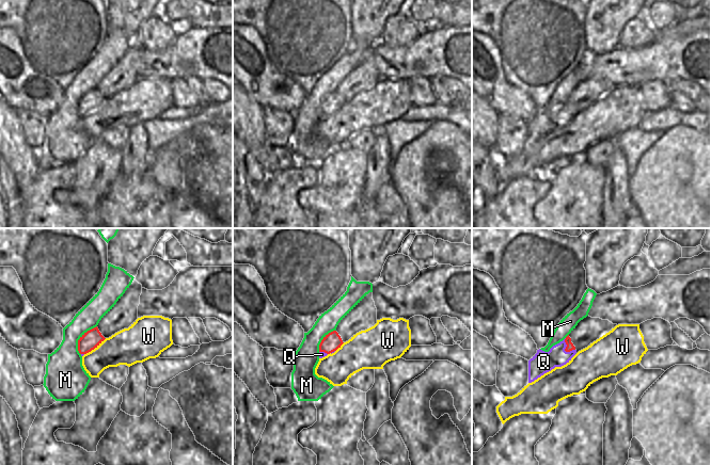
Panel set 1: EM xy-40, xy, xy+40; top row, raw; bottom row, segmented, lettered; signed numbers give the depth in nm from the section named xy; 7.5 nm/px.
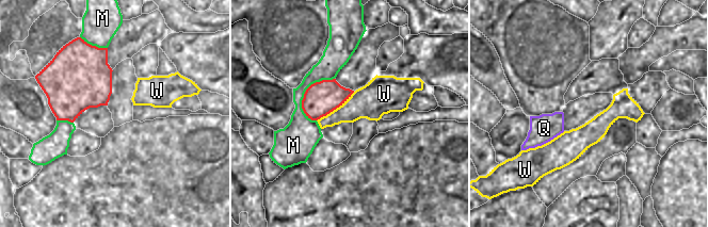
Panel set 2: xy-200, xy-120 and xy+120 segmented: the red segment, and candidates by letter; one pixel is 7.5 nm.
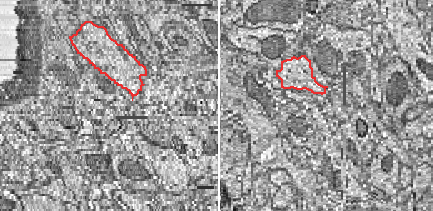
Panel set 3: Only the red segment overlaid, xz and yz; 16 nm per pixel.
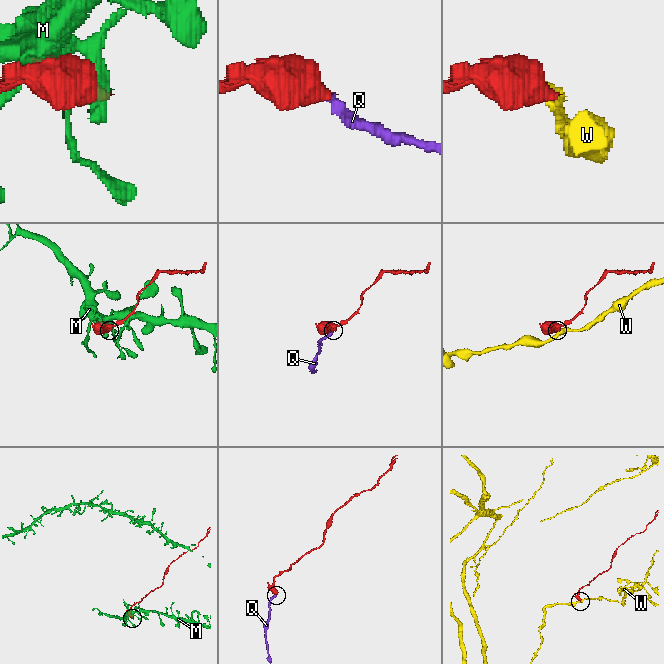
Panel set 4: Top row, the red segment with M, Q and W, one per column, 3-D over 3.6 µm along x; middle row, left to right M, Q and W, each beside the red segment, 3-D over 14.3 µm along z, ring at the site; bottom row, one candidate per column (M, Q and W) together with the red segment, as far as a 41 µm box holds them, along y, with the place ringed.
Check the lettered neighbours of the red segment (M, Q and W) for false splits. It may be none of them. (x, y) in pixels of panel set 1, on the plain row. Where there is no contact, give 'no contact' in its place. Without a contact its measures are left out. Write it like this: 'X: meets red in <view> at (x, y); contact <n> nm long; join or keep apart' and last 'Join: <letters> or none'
M: meets red in xy-40 at (80, 99); contact 260 nm long; keep apart
Q: meets red in xy+40 at (565, 110); contact 120 nm long; join
W: meets red in xy-40 at (95, 108); contact 200 nm long; keep apart
Join: Q

